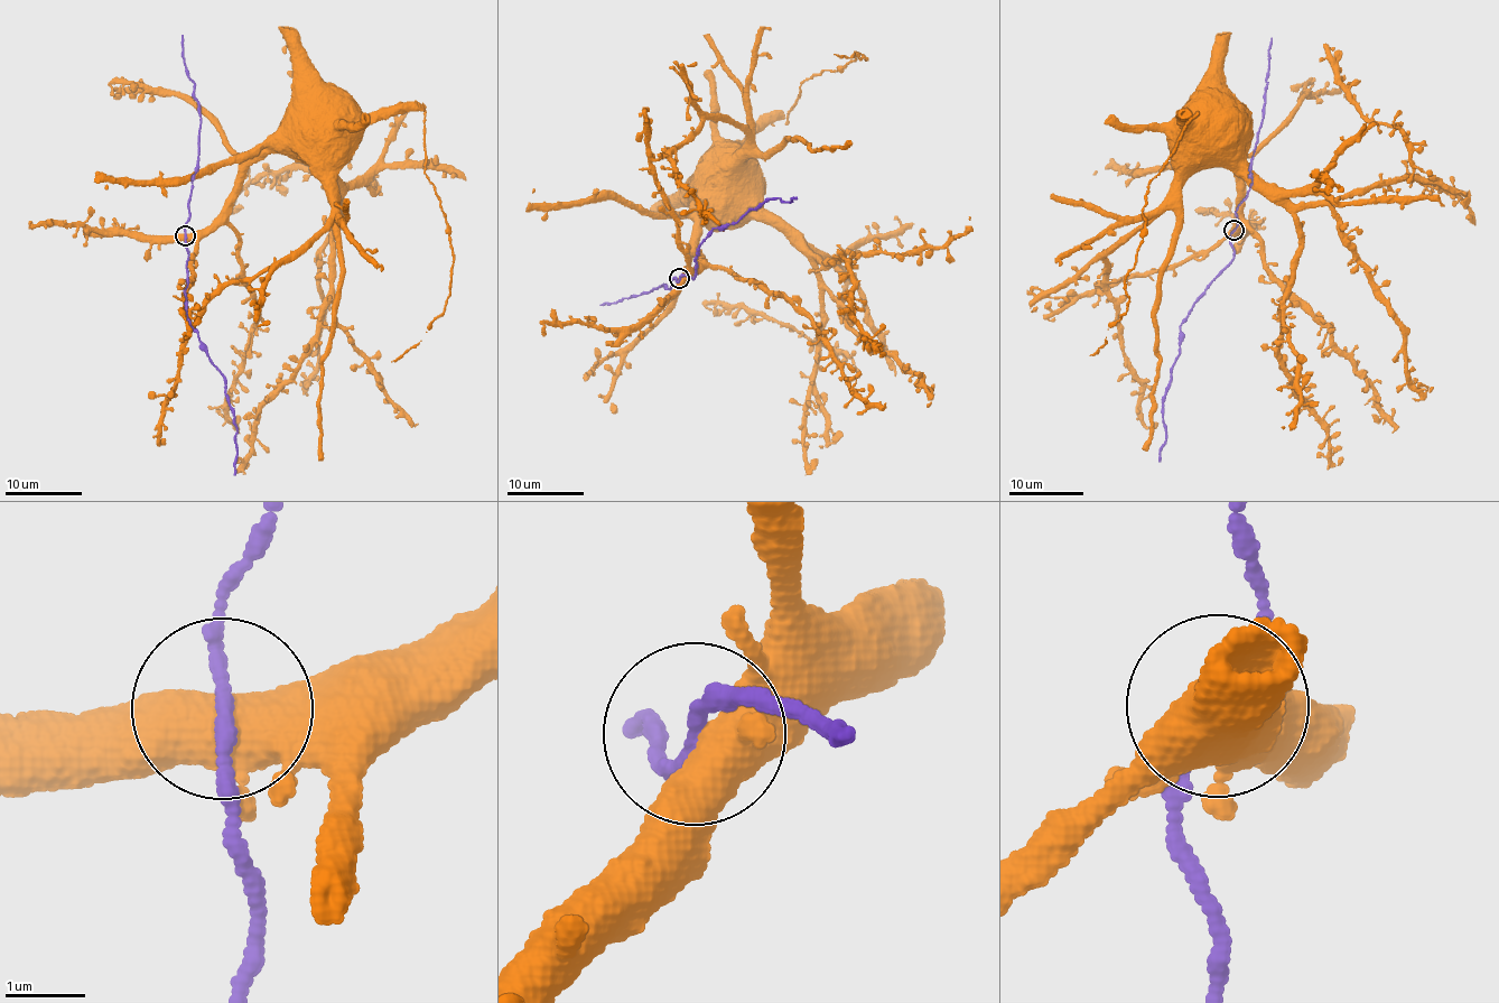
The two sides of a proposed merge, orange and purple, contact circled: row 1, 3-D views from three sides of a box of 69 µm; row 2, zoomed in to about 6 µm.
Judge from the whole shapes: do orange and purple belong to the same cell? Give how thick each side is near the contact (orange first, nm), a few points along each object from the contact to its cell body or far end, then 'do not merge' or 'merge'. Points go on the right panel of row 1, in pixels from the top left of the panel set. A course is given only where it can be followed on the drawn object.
calibres 440 and 160 nm; course orange (1234, 231), (1237, 176), (1222, 154), (1210, 165), (1188, 118), (1150, 183), (1126, 312), (1089, 355); course purple (1234, 231), (1230, 245), (1234, 259), (1180, 327), (1179, 352), (1164, 396), (1165, 443), (1157, 462); merge

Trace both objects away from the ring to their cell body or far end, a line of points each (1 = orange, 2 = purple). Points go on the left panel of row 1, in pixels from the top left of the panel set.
1: (185, 235), (215, 217), (238, 176), (271, 151), (315, 163), (382, 111), (422, 110), (450, 295), (392, 362)
2: (185, 235), (189, 254), (186, 313), (211, 363), (225, 379), (225, 392), (236, 425), (235, 475)

